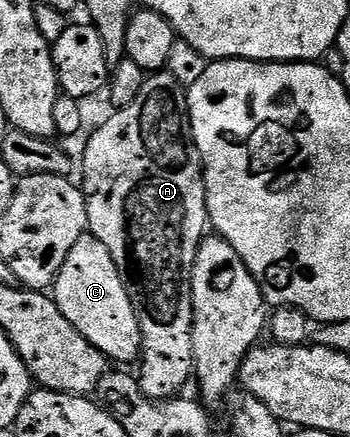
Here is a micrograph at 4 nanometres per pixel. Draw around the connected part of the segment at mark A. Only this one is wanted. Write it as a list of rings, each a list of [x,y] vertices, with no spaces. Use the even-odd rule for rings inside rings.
[[[165,70],[147,75],[140,94],[136,96],[136,102],[128,106],[111,111],[111,116],[91,134],[86,140],[86,149],[82,152],[82,164],[80,160],[80,172],[82,168],[82,180],[80,187],[83,196],[86,197],[86,223],[89,235],[95,236],[104,246],[108,246],[108,254],[122,269],[122,278],[126,282],[126,289],[130,295],[130,301],[140,322],[142,331],[142,354],[140,365],[142,372],[137,373],[138,385],[143,396],[149,400],[173,400],[186,388],[186,383],[191,383],[194,376],[194,291],[192,290],[192,274],[196,266],[196,256],[200,250],[204,237],[208,232],[208,217],[206,214],[206,177],[202,170],[200,150],[194,141],[194,131],[190,125],[190,111],[188,110],[188,89],[172,74]]]

